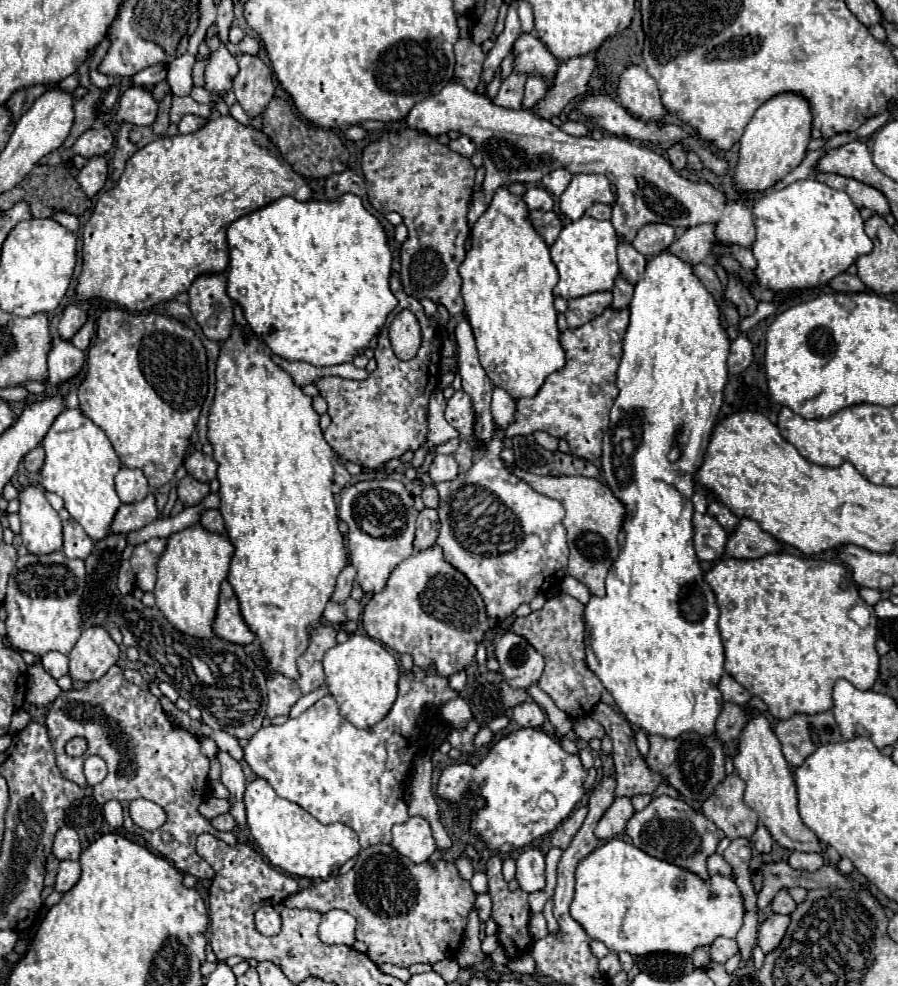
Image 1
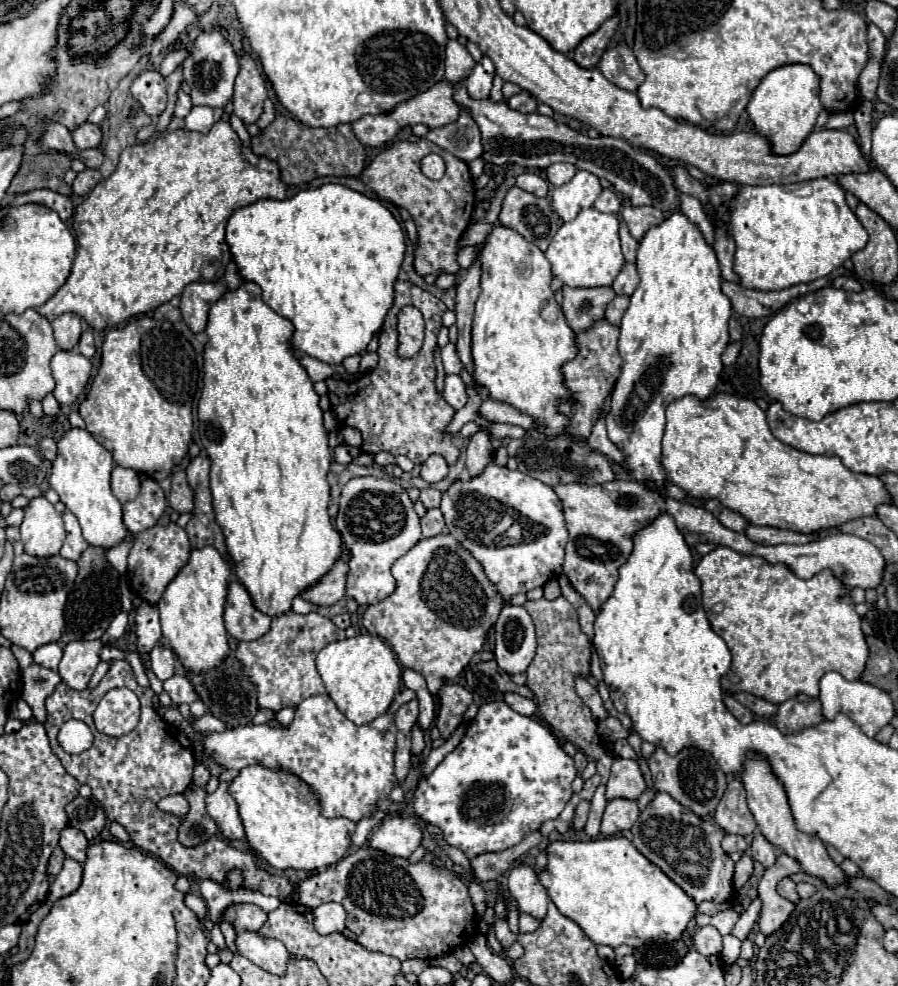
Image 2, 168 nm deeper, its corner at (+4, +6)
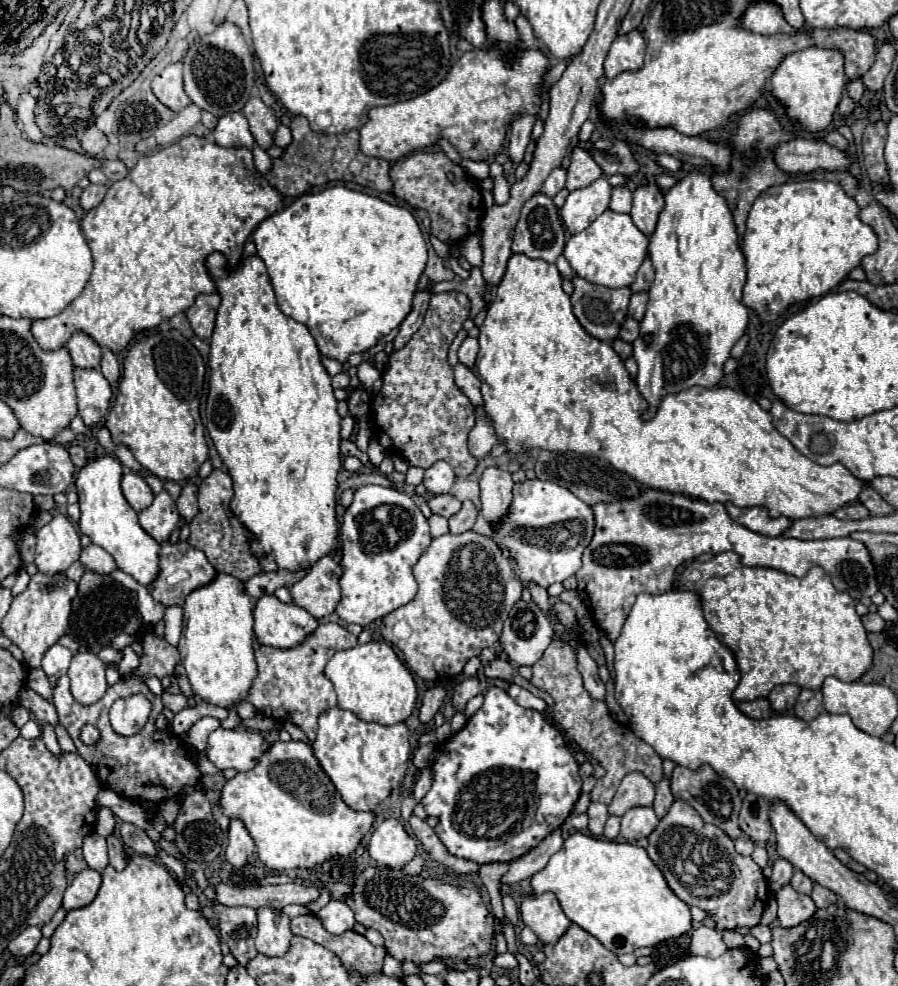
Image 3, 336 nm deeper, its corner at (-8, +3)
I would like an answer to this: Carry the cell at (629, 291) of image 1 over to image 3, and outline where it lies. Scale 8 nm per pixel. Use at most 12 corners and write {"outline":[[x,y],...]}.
{"outline":[[626,316],[620,328],[620,338],[634,342],[640,322]]}

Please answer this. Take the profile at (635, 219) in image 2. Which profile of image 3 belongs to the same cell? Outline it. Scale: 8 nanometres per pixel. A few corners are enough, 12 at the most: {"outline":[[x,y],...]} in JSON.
{"outline":[[656,186],[634,190],[630,218],[644,236],[652,236],[664,210]]}

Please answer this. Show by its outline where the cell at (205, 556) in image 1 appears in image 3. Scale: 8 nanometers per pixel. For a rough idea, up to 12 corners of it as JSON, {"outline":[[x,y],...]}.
{"outline":[[218,572],[182,604],[178,652],[194,694],[250,690],[252,598]]}

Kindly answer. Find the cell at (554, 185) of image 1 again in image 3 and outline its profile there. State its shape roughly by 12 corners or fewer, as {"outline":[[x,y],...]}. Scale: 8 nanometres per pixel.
{"outline":[[574,148],[568,190],[584,188],[602,176],[600,166]]}

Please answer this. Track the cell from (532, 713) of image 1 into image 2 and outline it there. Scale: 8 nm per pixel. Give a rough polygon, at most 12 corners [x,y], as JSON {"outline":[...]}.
{"outline":[[506,693],[508,707],[522,715],[532,715],[536,703],[532,699]]}

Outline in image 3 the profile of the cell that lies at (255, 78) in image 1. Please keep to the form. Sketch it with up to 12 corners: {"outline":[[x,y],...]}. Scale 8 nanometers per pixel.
{"outline":[[260,96],[242,112],[254,140],[266,150],[278,128],[276,112]]}

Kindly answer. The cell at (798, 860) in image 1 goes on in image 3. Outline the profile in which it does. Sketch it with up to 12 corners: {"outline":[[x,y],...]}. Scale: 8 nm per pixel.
{"outline":[[790,884],[776,892],[782,928],[798,926],[816,912],[808,896]]}

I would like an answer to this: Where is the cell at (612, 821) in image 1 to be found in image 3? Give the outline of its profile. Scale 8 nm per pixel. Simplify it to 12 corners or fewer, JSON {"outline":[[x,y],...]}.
{"outline":[[630,808],[622,816],[620,836],[646,838],[658,824],[652,808]]}

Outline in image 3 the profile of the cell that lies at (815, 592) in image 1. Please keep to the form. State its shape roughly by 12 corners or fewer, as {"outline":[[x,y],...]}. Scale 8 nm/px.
{"outline":[[690,563],[738,702],[854,682],[874,650],[830,574]]}

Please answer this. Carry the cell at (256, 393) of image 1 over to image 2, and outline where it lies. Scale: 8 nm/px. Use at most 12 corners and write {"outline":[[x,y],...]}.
{"outline":[[210,307],[200,441],[228,555],[278,617],[342,553],[294,325]]}

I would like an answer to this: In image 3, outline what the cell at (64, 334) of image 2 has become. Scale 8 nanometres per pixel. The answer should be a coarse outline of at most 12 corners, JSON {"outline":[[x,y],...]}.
{"outline":[[82,330],[66,346],[74,366],[98,368],[100,346]]}

